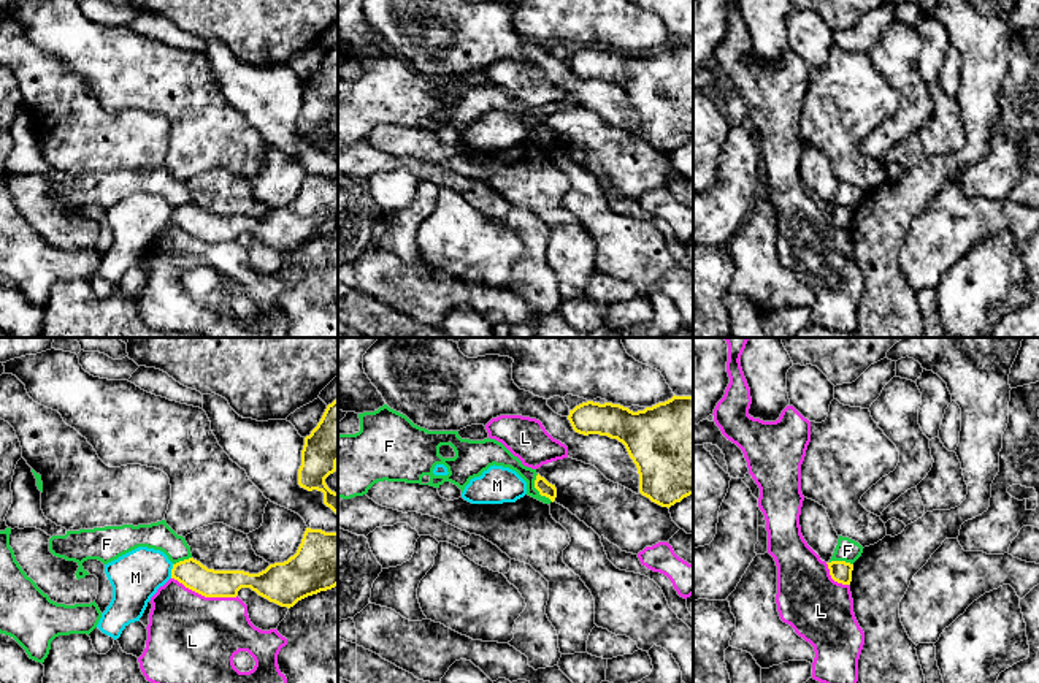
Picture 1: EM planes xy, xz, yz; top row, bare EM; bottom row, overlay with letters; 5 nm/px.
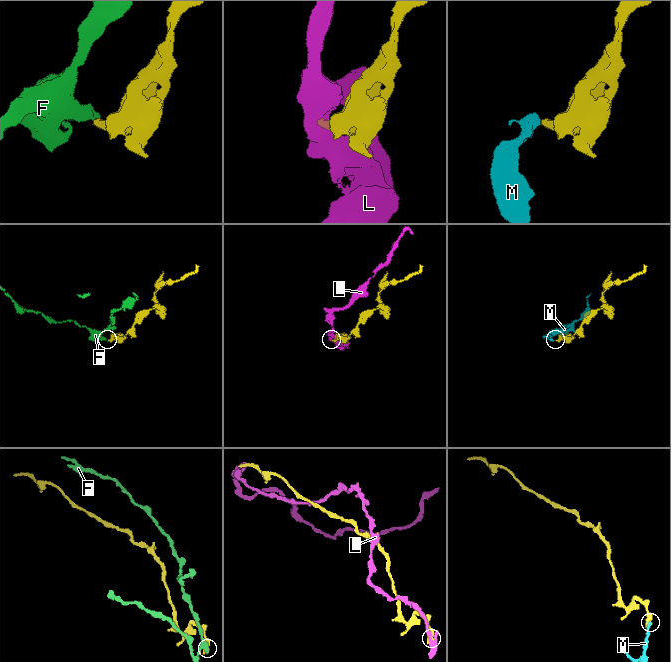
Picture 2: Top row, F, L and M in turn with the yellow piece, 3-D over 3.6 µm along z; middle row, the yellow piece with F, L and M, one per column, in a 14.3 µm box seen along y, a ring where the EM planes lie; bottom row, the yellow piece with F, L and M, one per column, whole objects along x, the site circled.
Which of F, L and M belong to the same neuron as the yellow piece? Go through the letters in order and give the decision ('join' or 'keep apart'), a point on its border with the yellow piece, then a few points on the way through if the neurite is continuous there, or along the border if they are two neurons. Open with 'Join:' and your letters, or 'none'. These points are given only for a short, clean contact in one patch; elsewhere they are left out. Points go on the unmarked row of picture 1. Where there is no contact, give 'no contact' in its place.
Join: none
F: keep apart; contact xz (536, 133); border xz (536, 119), (535, 133), (552, 146)
L: keep apart; contact xy (205, 241); border xy (172, 222), (205, 241), (237, 241)
M: keep apart; contact xy (172, 216); border xy (173, 209), (170, 222)

